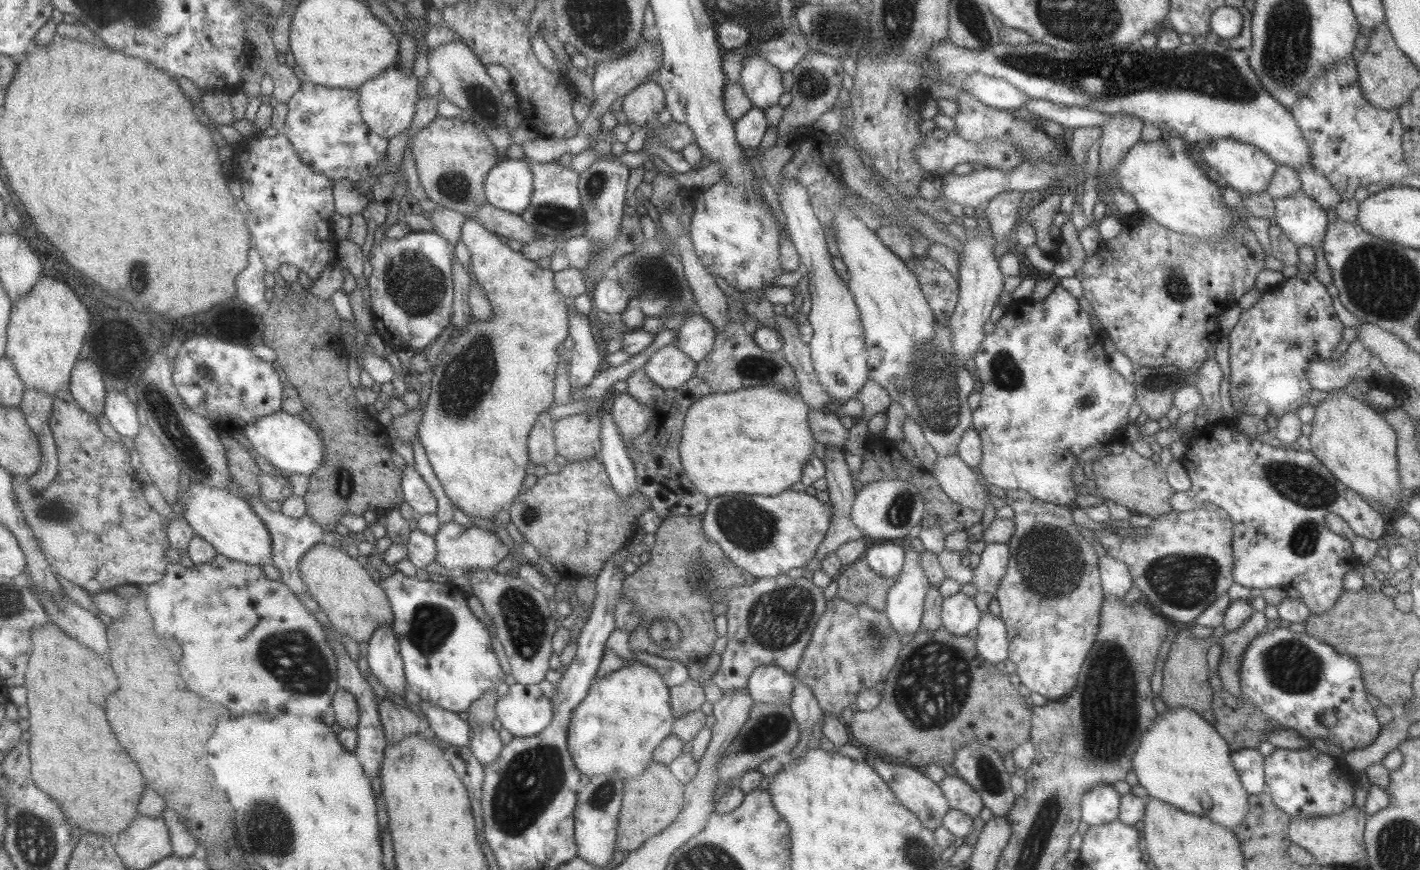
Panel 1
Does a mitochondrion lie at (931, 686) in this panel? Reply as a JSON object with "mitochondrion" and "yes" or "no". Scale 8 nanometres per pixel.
{"mitochondrion":"yes"}

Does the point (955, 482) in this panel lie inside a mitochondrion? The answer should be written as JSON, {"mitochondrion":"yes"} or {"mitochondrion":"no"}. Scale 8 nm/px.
{"mitochondrion":"no"}

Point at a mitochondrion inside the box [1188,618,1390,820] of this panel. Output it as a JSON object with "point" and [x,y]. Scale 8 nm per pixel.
{"point":[1290,665]}

